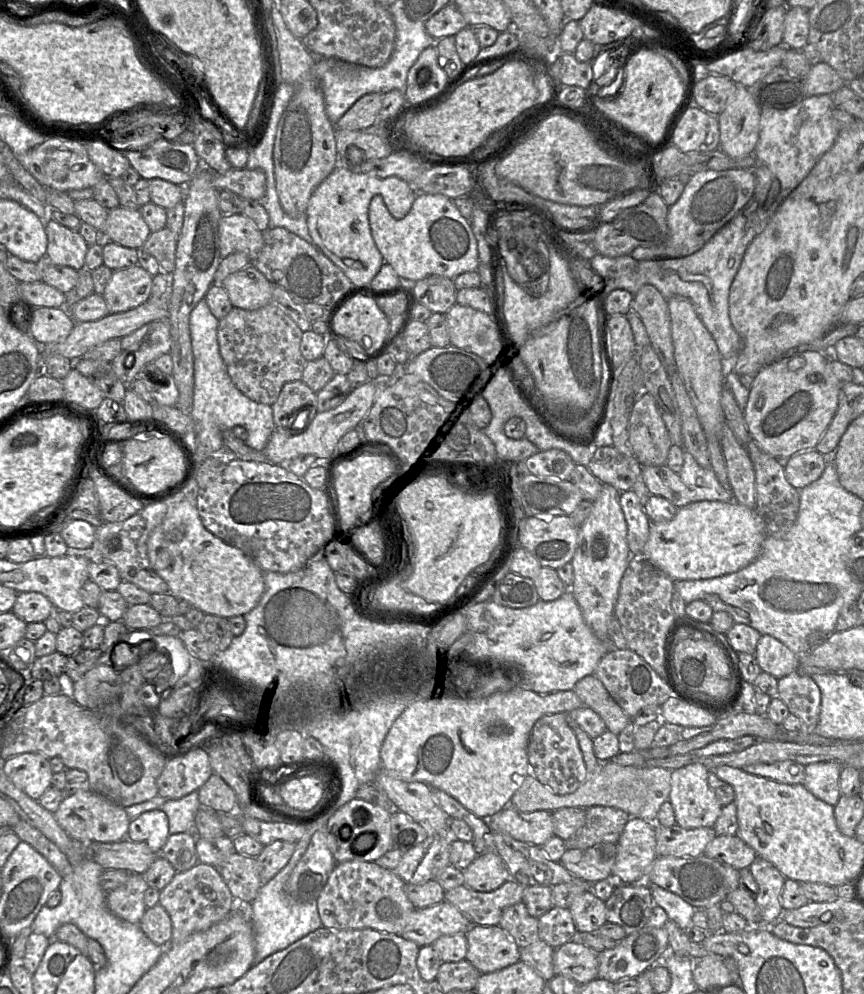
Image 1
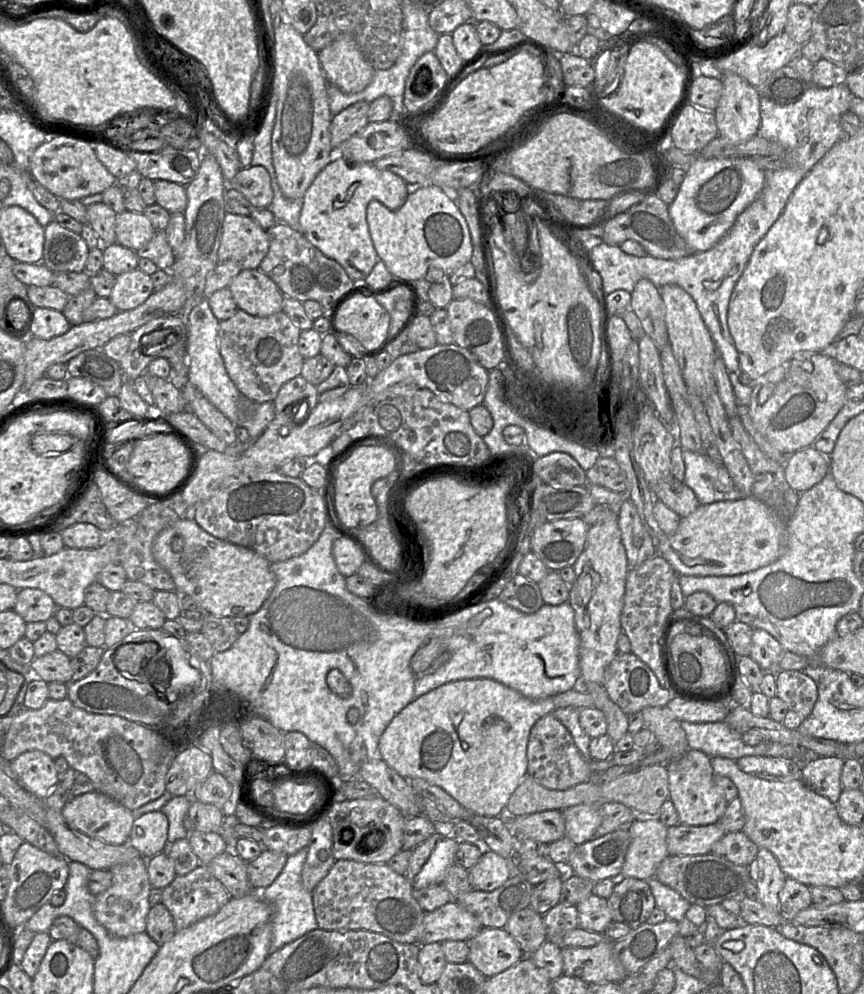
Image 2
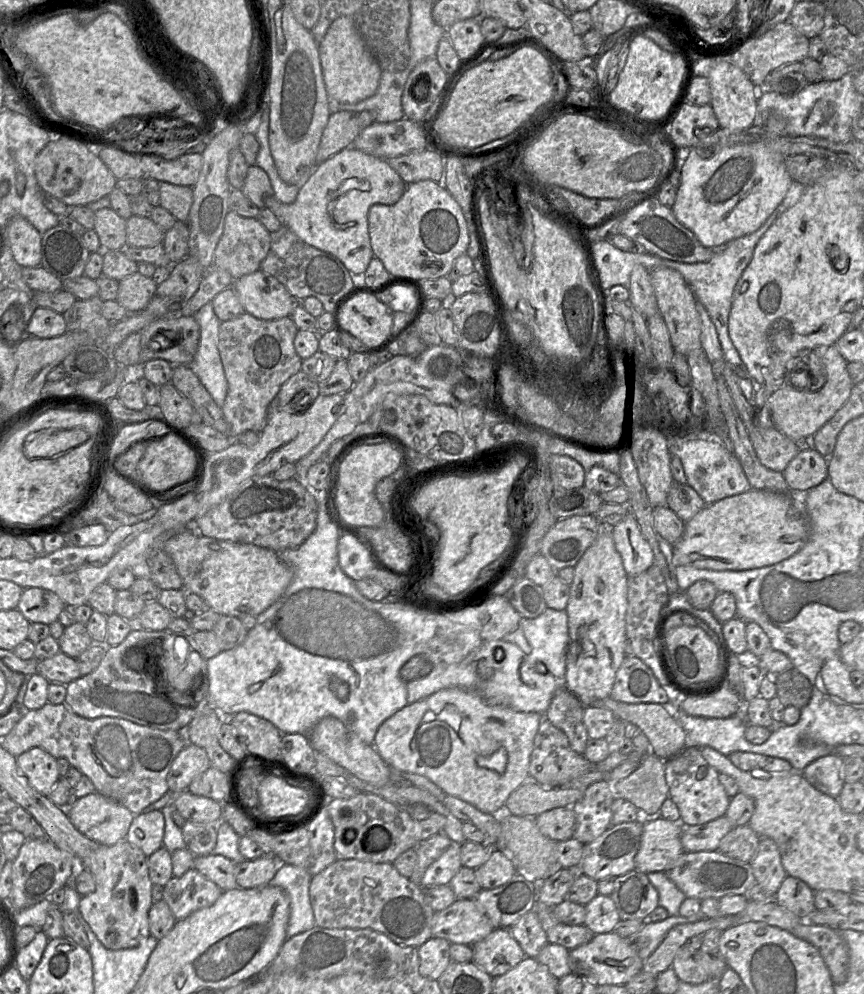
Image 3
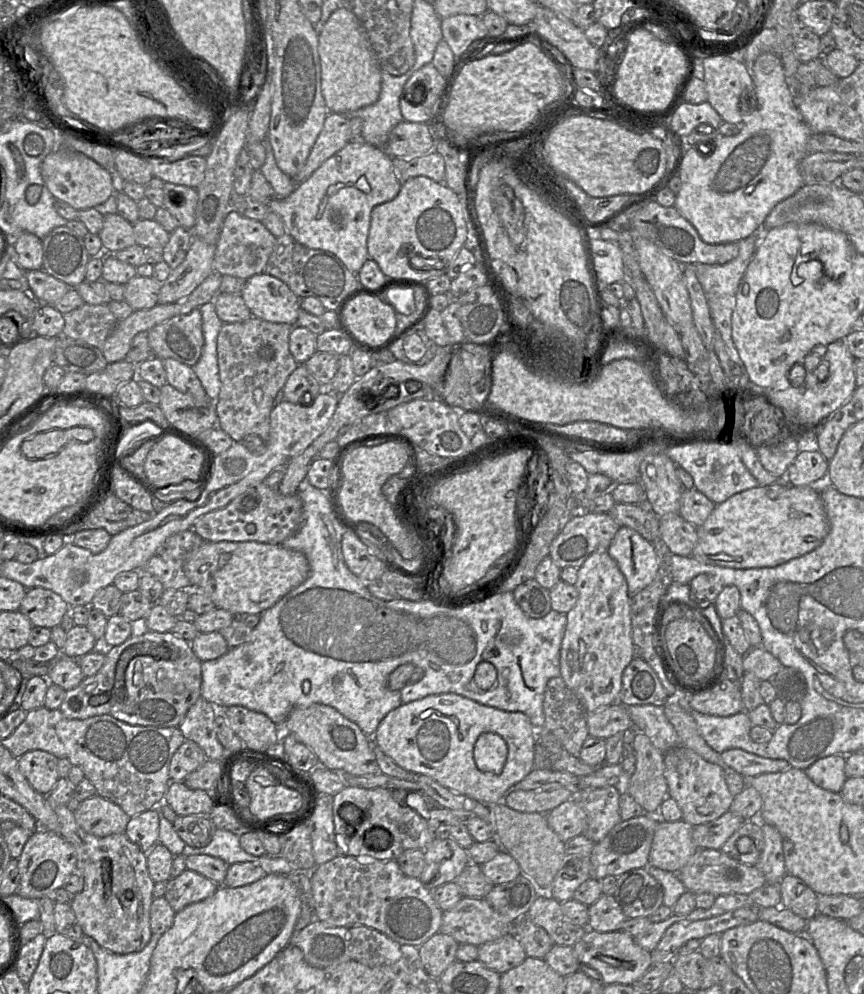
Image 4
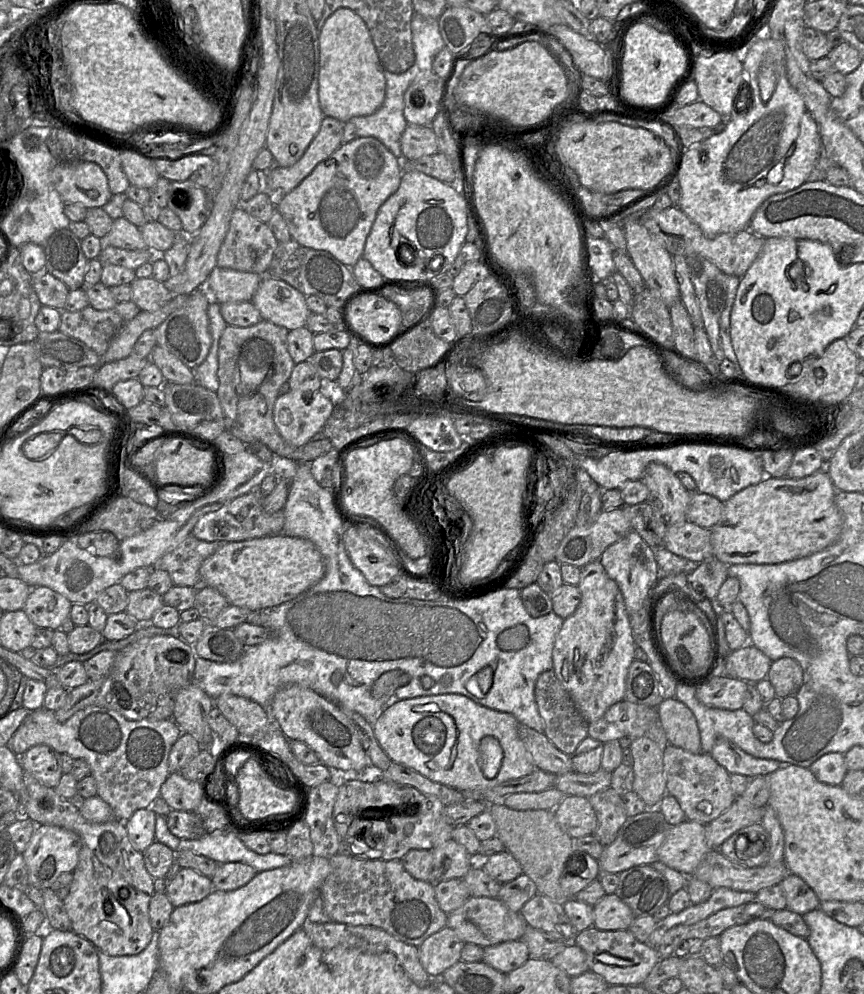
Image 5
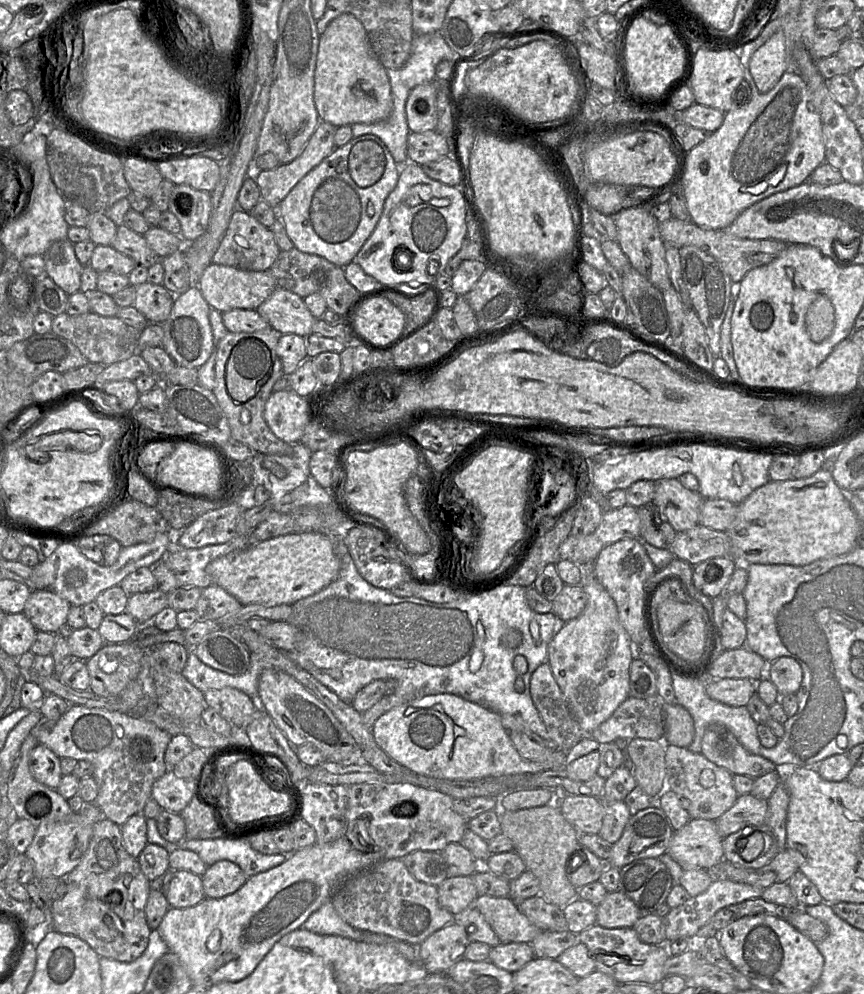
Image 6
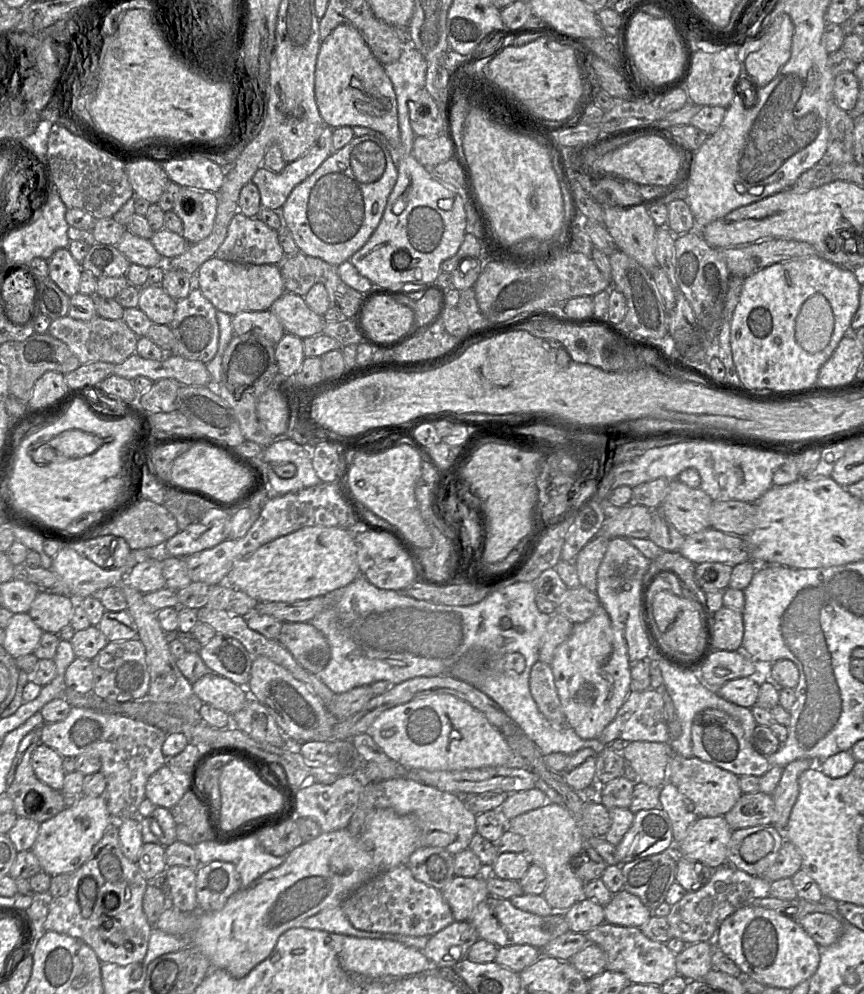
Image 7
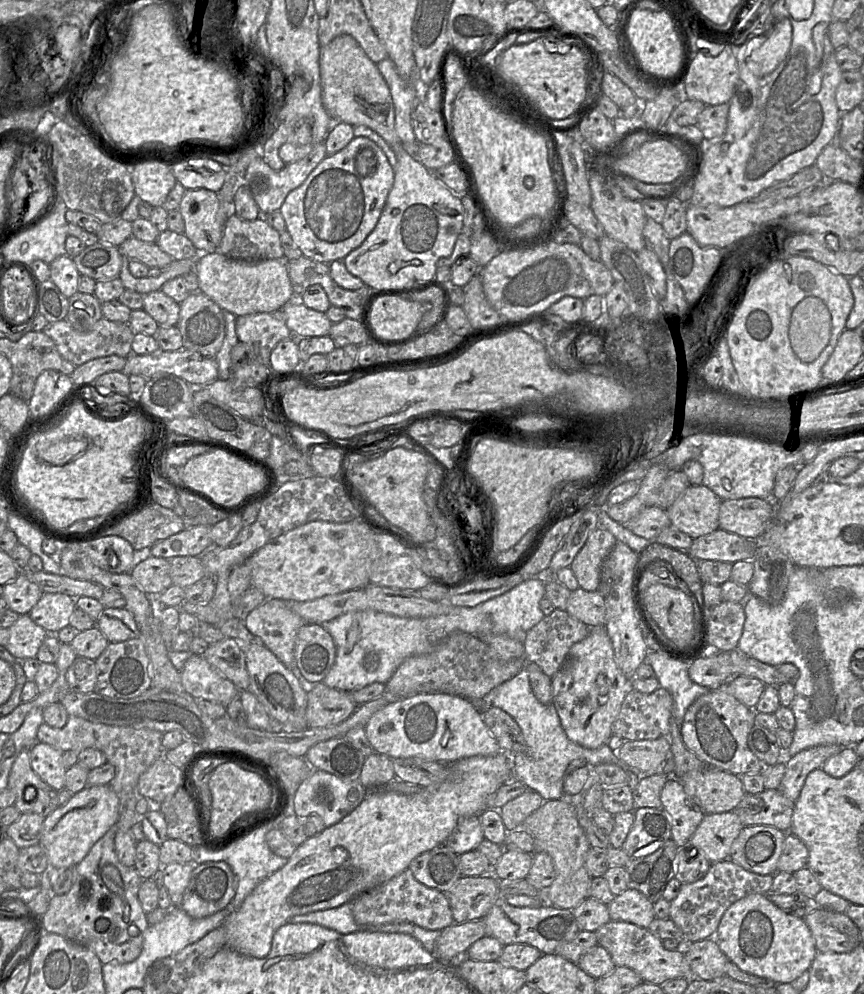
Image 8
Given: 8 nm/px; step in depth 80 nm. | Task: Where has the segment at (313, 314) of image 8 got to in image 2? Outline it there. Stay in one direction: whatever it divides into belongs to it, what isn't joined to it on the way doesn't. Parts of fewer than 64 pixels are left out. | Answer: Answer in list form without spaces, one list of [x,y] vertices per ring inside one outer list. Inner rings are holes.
[[[242,269],[228,286],[238,309],[258,317],[282,311],[284,295],[266,274],[257,269]]]

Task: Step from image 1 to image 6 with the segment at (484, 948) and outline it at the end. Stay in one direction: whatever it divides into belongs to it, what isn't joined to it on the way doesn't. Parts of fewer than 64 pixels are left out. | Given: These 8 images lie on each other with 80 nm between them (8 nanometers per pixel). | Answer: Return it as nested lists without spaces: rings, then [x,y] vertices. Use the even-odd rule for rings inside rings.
[[[517,942],[494,946],[489,961],[497,967],[514,973],[529,963],[535,954],[530,943]]]

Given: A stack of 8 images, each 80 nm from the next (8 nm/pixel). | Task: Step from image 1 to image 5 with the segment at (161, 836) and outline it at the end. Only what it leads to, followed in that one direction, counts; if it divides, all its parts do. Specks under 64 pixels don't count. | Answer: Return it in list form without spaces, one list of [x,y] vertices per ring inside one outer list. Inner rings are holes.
[[[143,808],[124,822],[128,837],[137,851],[144,852],[155,841],[155,821],[156,813]]]

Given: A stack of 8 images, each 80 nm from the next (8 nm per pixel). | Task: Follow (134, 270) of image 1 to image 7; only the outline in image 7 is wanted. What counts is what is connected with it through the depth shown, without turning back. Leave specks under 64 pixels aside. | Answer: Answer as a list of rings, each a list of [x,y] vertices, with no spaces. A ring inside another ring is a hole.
[[[159,284],[140,288],[138,308],[155,324],[168,325],[174,317],[176,300]]]

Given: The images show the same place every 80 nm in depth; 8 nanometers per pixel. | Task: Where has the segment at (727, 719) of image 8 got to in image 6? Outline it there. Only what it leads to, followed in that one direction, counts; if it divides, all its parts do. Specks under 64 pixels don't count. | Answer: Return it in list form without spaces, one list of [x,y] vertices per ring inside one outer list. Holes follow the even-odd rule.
[[[718,723],[705,730],[701,754],[733,775],[747,775],[753,779],[778,769],[770,760],[746,750],[732,732]]]

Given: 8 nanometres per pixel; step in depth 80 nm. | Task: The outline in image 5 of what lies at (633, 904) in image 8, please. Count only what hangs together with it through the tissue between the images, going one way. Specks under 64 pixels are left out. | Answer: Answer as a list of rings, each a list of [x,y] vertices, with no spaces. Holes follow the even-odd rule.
[[[605,894],[593,911],[593,926],[603,931],[628,930],[635,919],[630,907],[616,894]]]

